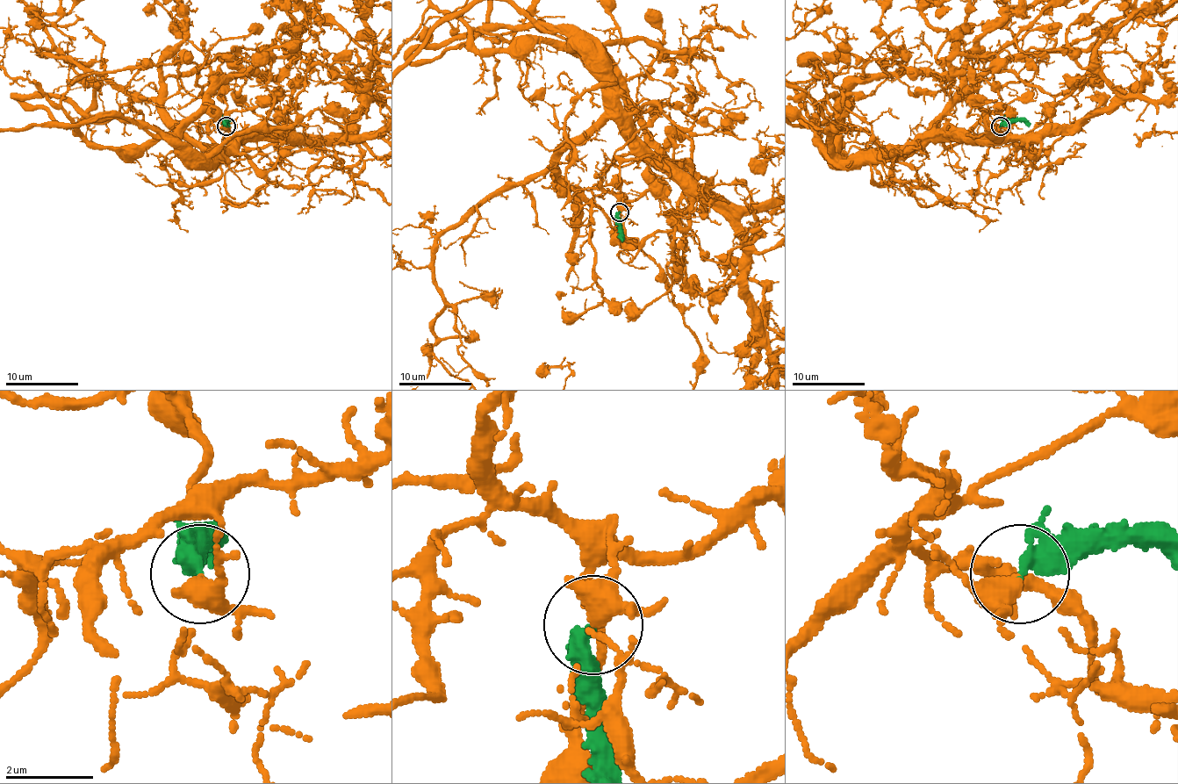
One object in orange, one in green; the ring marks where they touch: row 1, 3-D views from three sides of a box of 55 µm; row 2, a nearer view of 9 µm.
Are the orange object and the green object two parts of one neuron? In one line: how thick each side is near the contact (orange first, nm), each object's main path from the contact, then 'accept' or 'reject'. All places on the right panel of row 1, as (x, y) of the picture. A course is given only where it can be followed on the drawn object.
280/300 nm | orange via (1001, 125), (982, 116), (951, 146), (841, 161), (788, 116), (989, 144), (1110, 83) | green via (1001, 125), (1024, 120), (1030, 125) | accept

